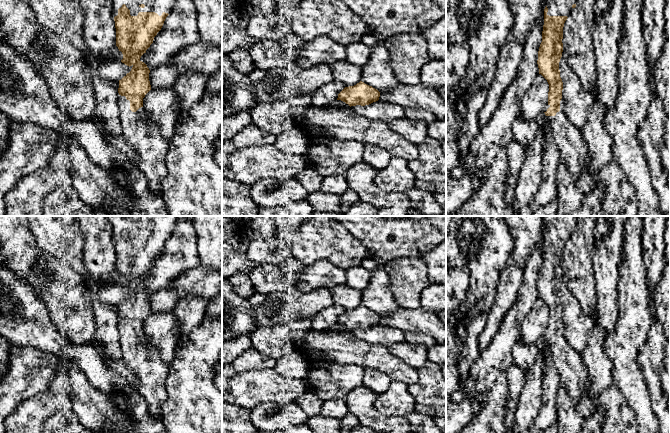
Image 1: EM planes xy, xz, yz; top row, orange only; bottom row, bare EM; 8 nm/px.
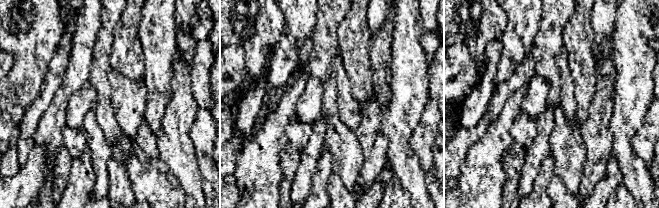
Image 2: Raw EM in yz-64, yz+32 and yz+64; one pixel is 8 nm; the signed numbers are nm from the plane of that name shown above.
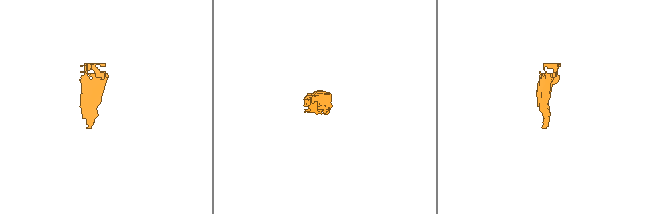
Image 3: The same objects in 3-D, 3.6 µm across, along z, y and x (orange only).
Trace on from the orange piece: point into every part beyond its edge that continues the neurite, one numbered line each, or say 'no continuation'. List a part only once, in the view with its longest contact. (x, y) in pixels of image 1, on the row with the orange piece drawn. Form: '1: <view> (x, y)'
1: xy (158, 6)
2: xy (149, 144)

